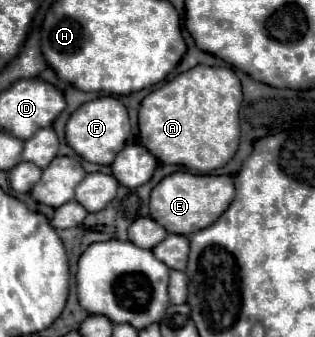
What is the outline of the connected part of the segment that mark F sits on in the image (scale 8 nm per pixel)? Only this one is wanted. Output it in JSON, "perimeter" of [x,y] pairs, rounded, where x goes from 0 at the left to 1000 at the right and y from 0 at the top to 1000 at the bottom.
{"perimeter":[[[314,288],[283,306],[263,306],[213,359],[213,424],[225,442],[263,466],[270,478],[314,484],[314,490],[352,490],[365,472],[365,454],[390,442],[397,412],[410,401],[410,347],[397,312],[371,288]]]}

